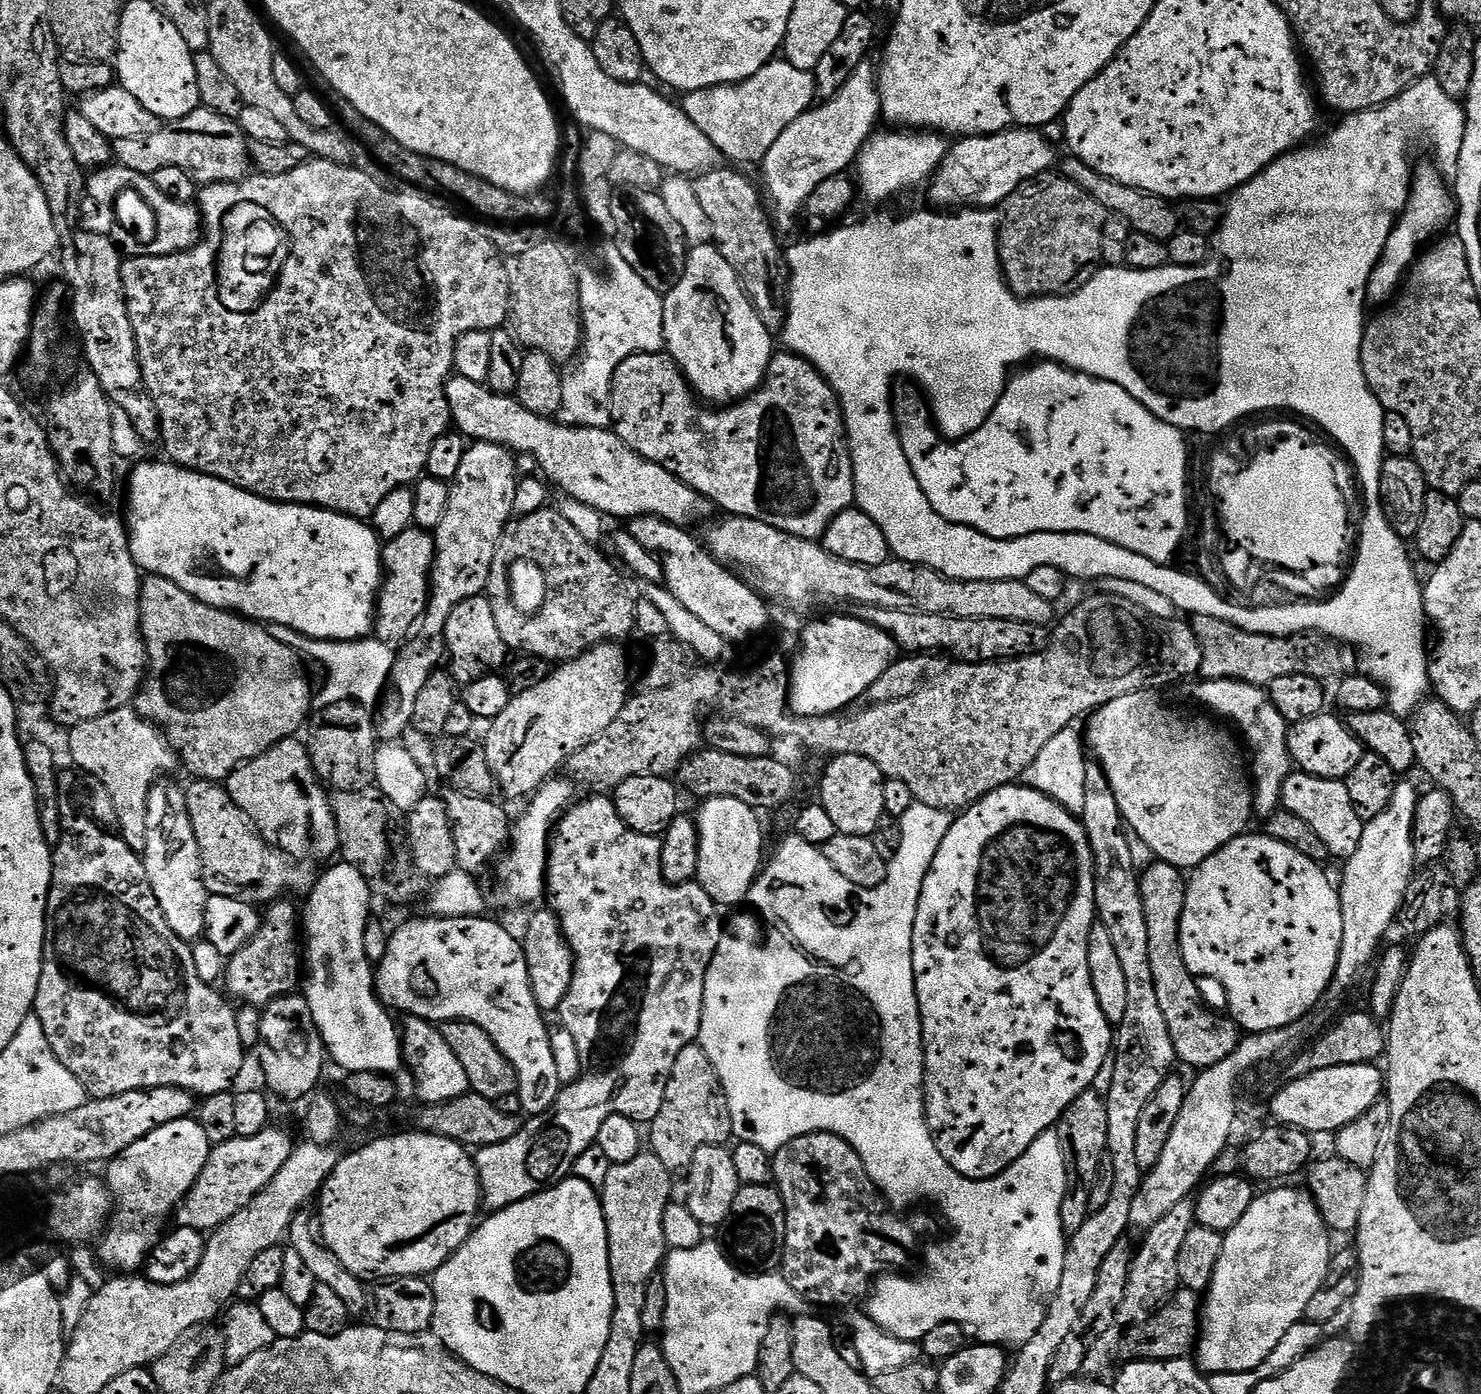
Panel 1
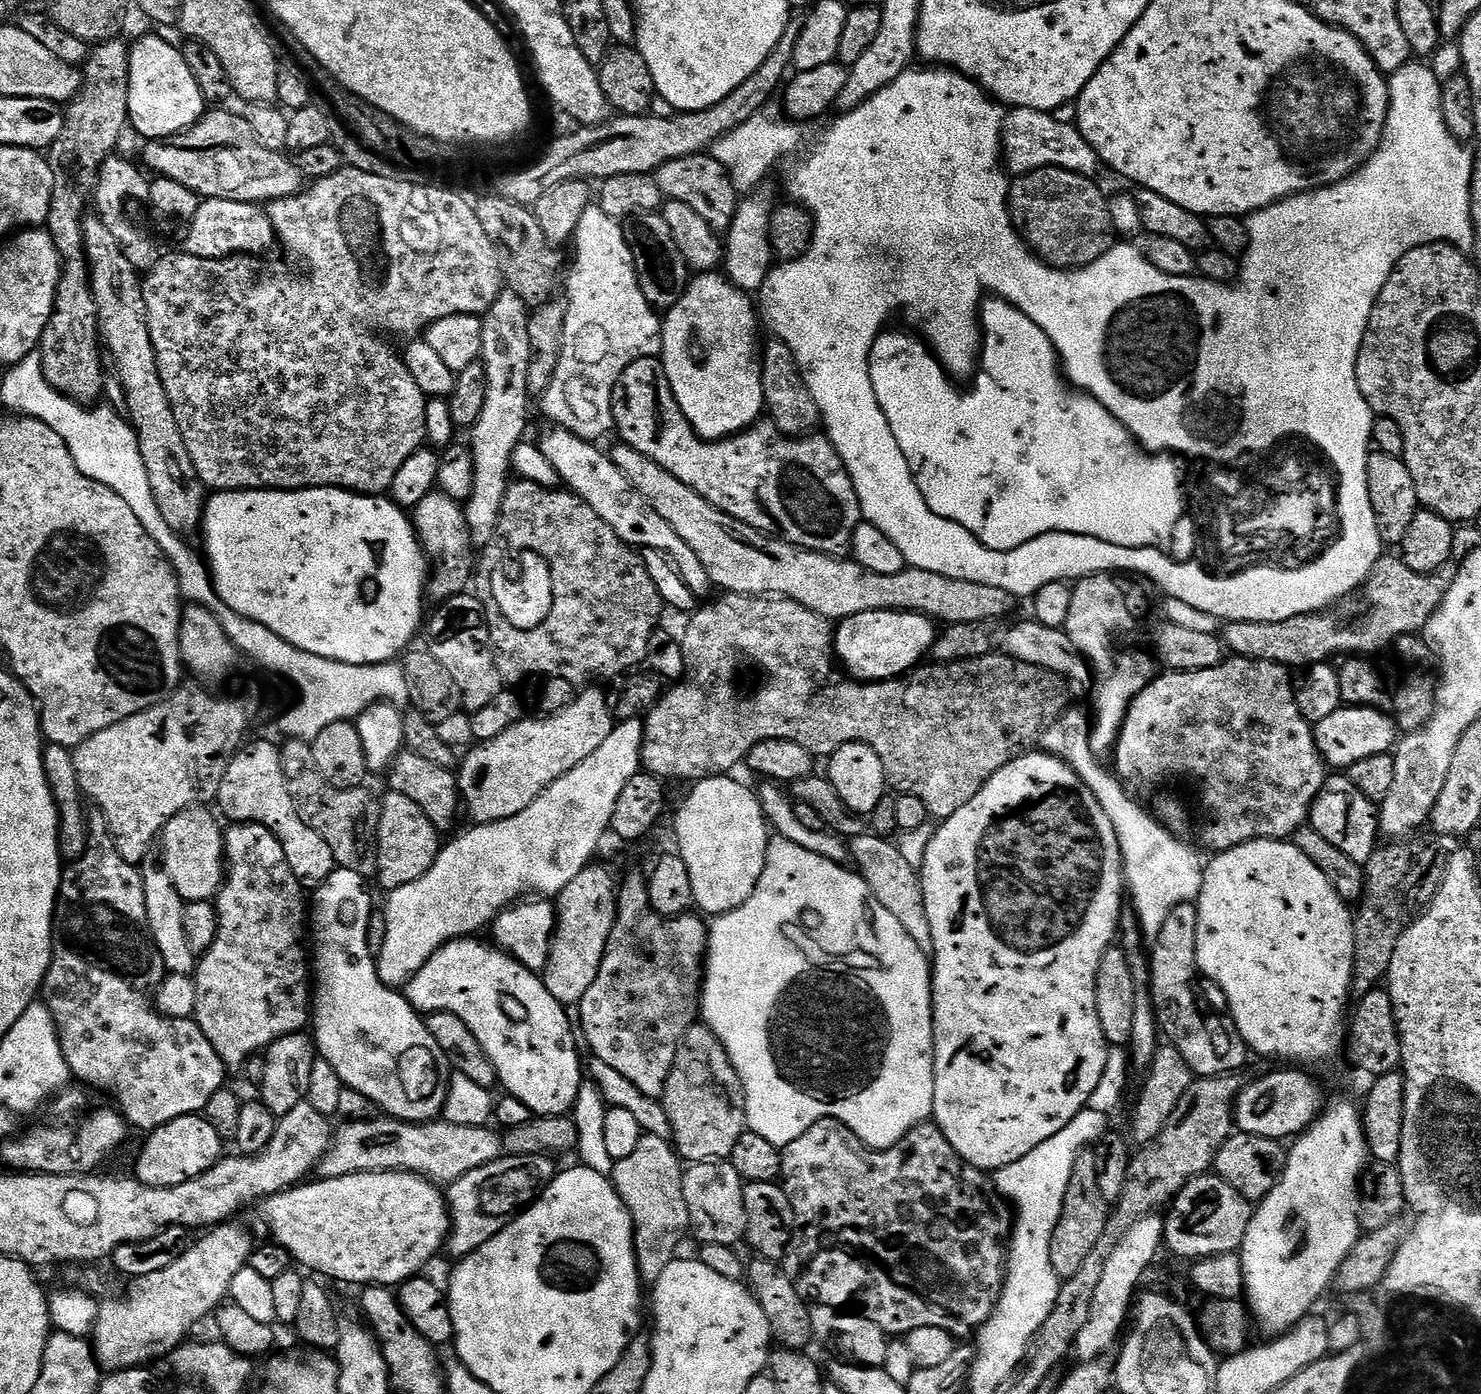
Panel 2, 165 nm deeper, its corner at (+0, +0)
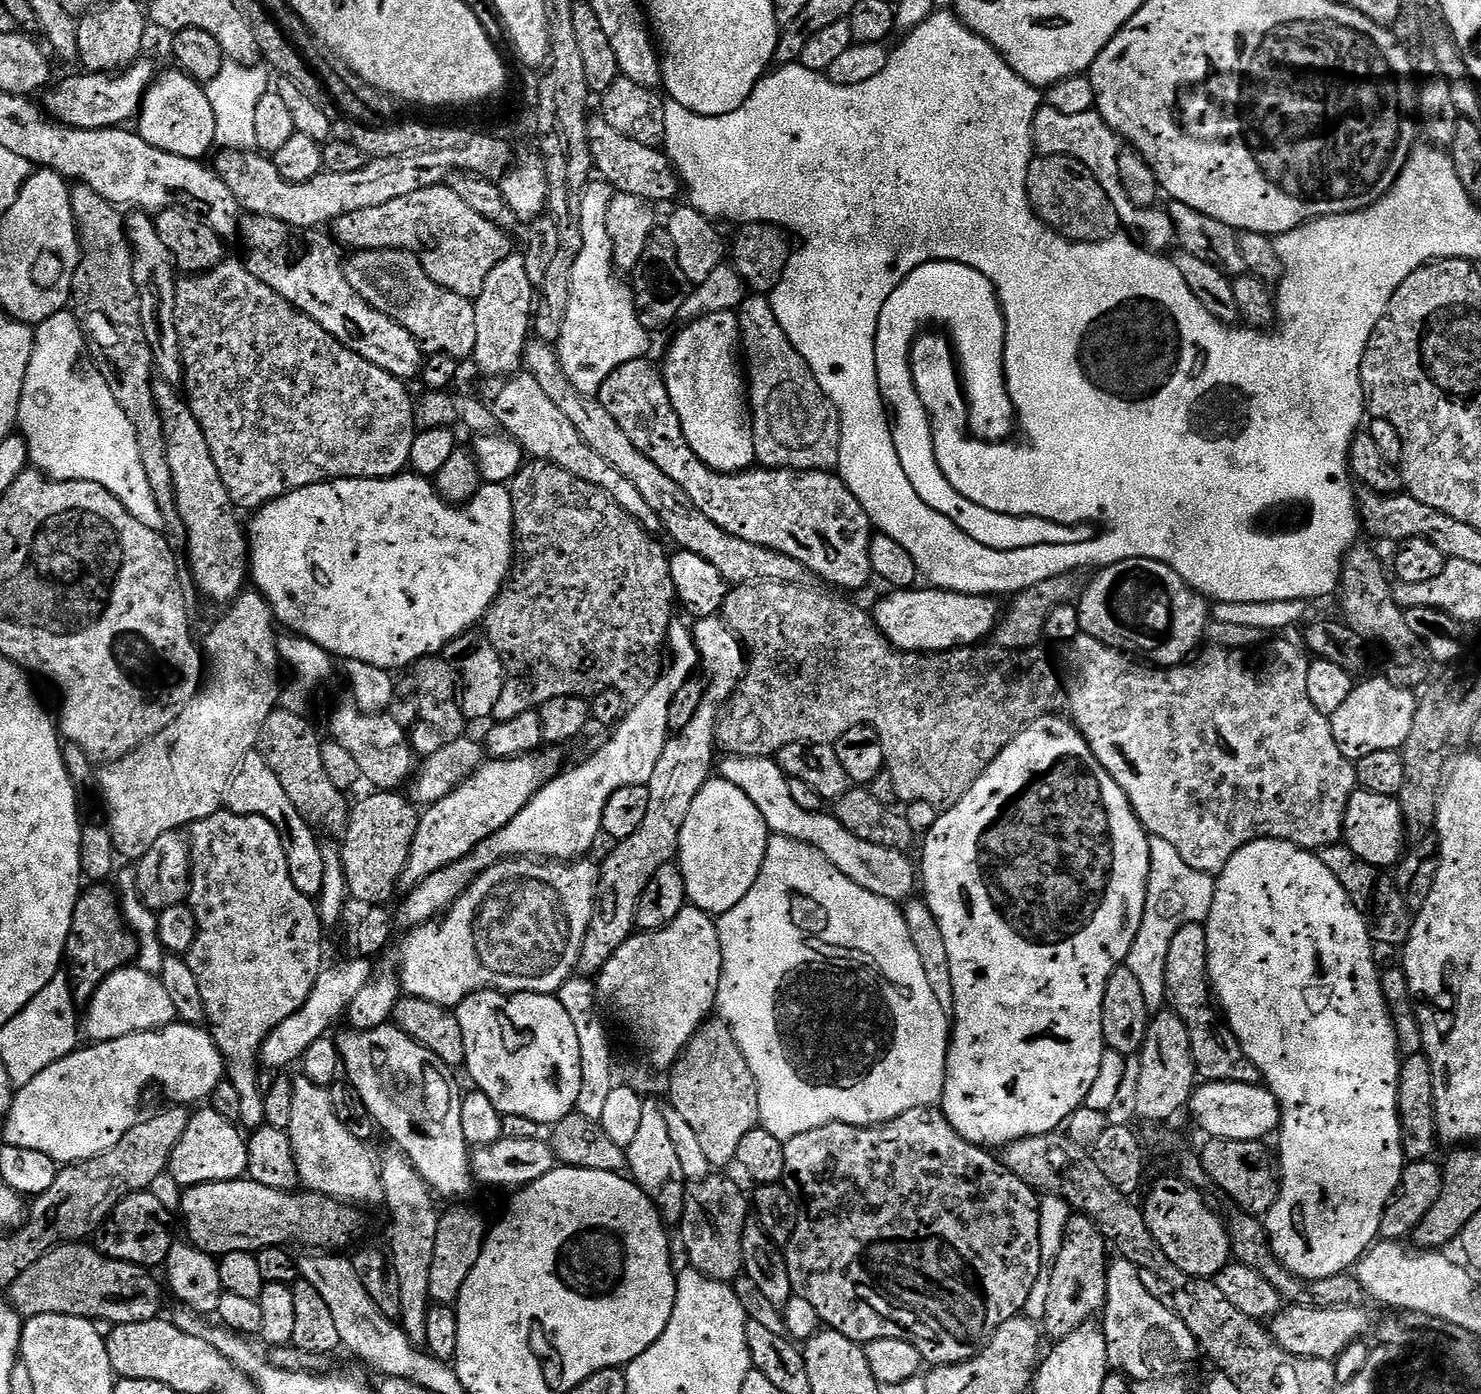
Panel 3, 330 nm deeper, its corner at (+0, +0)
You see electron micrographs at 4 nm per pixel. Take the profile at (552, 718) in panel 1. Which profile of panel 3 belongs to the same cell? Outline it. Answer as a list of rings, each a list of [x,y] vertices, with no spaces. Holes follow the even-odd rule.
[[[552,746],[513,760],[489,759],[470,779],[442,798],[442,802],[427,805],[419,813],[418,830],[414,834],[410,858],[402,870],[399,891],[404,894],[413,892],[430,878],[430,874],[466,859],[483,840],[502,830],[502,826],[511,822],[561,771],[560,752],[559,747]]]

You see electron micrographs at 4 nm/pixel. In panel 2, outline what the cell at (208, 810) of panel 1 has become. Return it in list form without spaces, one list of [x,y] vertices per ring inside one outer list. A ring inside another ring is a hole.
[[[193,806],[182,810],[178,814],[174,814],[174,818],[170,818],[170,822],[165,826],[162,833],[162,844],[164,840],[164,860],[162,860],[162,866],[166,870],[166,874],[170,874],[174,890],[178,890],[178,894],[186,902],[194,900],[211,901],[220,893],[220,886],[224,883],[226,875],[226,857],[224,854],[225,829],[223,827],[220,828],[219,822],[216,821],[217,813],[208,811],[212,810],[204,806]]]

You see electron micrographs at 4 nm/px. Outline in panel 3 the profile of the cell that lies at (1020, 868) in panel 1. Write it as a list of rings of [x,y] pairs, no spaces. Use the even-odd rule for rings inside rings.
[[[1045,714],[1040,716],[1029,728],[1018,733],[1014,738],[1014,742],[1010,742],[1010,746],[1006,746],[1006,750],[1002,750],[1002,754],[998,754],[998,758],[994,758],[994,762],[984,771],[982,778],[978,778],[978,782],[974,782],[974,786],[970,786],[970,790],[966,790],[964,797],[952,808],[943,809],[937,816],[940,817],[933,822],[932,829],[924,836],[924,853],[921,854],[920,860],[918,856],[918,876],[922,881],[922,892],[924,888],[922,900],[928,904],[930,911],[933,912],[933,916],[938,922],[938,927],[942,930],[943,941],[946,942],[954,988],[954,1019],[950,1024],[948,1073],[944,1083],[942,1111],[950,1122],[950,1126],[954,1126],[954,1130],[958,1130],[958,1134],[962,1138],[966,1138],[966,1142],[981,1145],[988,1150],[1003,1150],[1009,1144],[1019,1140],[1025,1140],[1031,1136],[1045,1136],[1051,1132],[1063,1129],[1075,1112],[1085,1107],[1085,1100],[1090,1090],[1093,1089],[1094,1082],[1097,1081],[1098,1072],[1102,1067],[1102,1060],[1106,1051],[1104,1035],[1102,1034],[1102,1002],[1106,994],[1106,982],[1110,982],[1110,974],[1114,974],[1114,970],[1121,967],[1127,961],[1130,954],[1130,946],[1134,946],[1134,938],[1142,926],[1142,914],[1146,910],[1146,890],[1148,889],[1148,879],[1150,878],[1150,837],[1148,831],[1140,825],[1140,819],[1134,814],[1134,810],[1130,806],[1122,786],[1118,786],[1118,782],[1114,782],[1114,778],[1110,778],[1110,774],[1106,774],[1102,762],[1098,762],[1098,758],[1094,758],[1090,746],[1084,741],[1080,731],[1076,729],[1071,719],[1064,714]]]

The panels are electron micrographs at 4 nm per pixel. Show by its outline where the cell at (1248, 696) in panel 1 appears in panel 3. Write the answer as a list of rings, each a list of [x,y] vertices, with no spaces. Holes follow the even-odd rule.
[[[1087,634],[1077,636],[1065,647],[1068,648],[1064,652],[1064,668],[1068,671],[1066,708],[1072,723],[1090,746],[1094,758],[1102,762],[1106,774],[1110,774],[1110,778],[1114,778],[1114,782],[1122,786],[1134,814],[1140,819],[1140,825],[1148,831],[1149,837],[1170,842],[1170,846],[1174,846],[1174,850],[1178,850],[1178,855],[1185,860],[1186,866],[1194,866],[1194,870],[1199,872],[1218,874],[1226,866],[1226,862],[1230,862],[1230,858],[1234,858],[1234,854],[1242,850],[1242,846],[1255,840],[1289,840],[1291,844],[1309,850],[1341,843],[1346,808],[1350,798],[1358,790],[1356,766],[1353,761],[1345,760],[1342,750],[1338,750],[1338,742],[1334,742],[1331,719],[1310,701],[1311,659],[1302,648],[1300,650],[1294,643],[1284,639],[1286,638],[1275,639],[1278,641],[1273,644],[1273,650],[1266,653],[1264,650],[1256,650],[1249,654],[1244,650],[1213,647],[1212,652],[1205,656],[1197,655],[1191,662],[1159,670],[1152,666],[1143,668],[1131,660],[1131,655],[1125,654],[1119,648],[1113,648],[1110,644],[1099,643]]]

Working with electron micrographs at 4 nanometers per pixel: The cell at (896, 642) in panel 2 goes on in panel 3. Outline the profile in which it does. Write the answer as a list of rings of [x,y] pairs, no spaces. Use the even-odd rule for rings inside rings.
[[[913,586],[889,591],[885,600],[874,607],[874,619],[882,634],[893,646],[903,652],[951,652],[953,648],[971,648],[987,641],[996,631],[996,621],[1002,615],[1002,608],[995,604],[992,596],[975,596],[969,592],[945,592],[935,586]]]

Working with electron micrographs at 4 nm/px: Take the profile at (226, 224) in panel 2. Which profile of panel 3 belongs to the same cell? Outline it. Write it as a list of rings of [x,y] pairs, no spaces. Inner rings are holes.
[[[249,215],[242,224],[242,238],[245,244],[252,250],[250,261],[245,261],[245,268],[254,274],[260,282],[265,282],[280,297],[286,298],[299,312],[306,314],[312,321],[317,322],[328,334],[338,342],[342,342],[347,349],[353,350],[368,362],[386,370],[394,378],[405,382],[419,377],[424,370],[426,353],[420,347],[420,343],[394,319],[378,308],[374,308],[365,302],[350,282],[346,281],[341,256],[336,254],[337,247],[320,236],[321,233],[311,229],[290,227],[277,219],[269,216]]]

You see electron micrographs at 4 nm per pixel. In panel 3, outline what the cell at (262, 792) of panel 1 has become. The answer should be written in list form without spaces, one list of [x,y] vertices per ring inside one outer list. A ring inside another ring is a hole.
[[[253,750],[246,754],[246,758],[240,764],[236,777],[232,779],[232,785],[228,787],[226,797],[227,811],[243,816],[261,816],[278,830],[282,838],[282,846],[286,850],[286,862],[290,866],[290,879],[302,894],[313,898],[319,897],[322,890],[322,878],[326,871],[326,862],[322,862],[321,841],[316,840],[313,825],[304,819],[299,810],[290,802],[290,794],[282,786],[278,774],[270,770],[264,756],[259,751]]]

